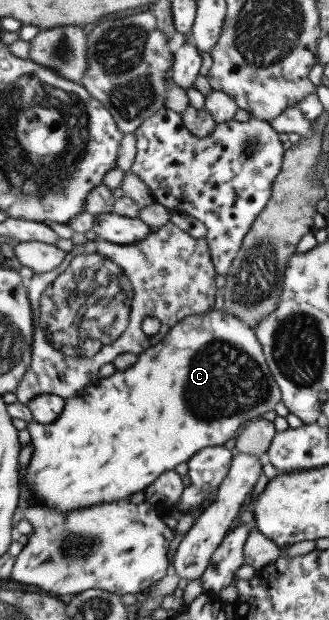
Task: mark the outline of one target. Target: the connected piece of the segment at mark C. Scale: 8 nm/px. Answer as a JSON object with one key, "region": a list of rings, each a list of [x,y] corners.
{"region":[[[212,309],[200,316],[186,317],[170,327],[169,333],[166,333],[162,342],[136,355],[136,360],[128,369],[115,370],[108,377],[96,377],[88,385],[82,387],[80,391],[74,393],[72,397],[67,398],[63,403],[62,412],[56,417],[56,420],[49,424],[34,421],[26,422],[26,430],[31,437],[32,449],[34,449],[30,460],[28,460],[28,466],[26,466],[26,474],[24,474],[28,493],[36,503],[42,503],[44,507],[54,507],[60,513],[86,509],[86,507],[110,503],[116,499],[127,499],[128,495],[132,495],[136,491],[143,491],[162,472],[172,470],[178,463],[189,460],[190,456],[193,456],[198,450],[206,446],[223,445],[227,439],[234,435],[240,423],[248,421],[250,418],[260,418],[261,414],[272,410],[279,401],[281,399],[278,386],[268,369],[260,343],[256,340],[250,326],[222,310]]]}

